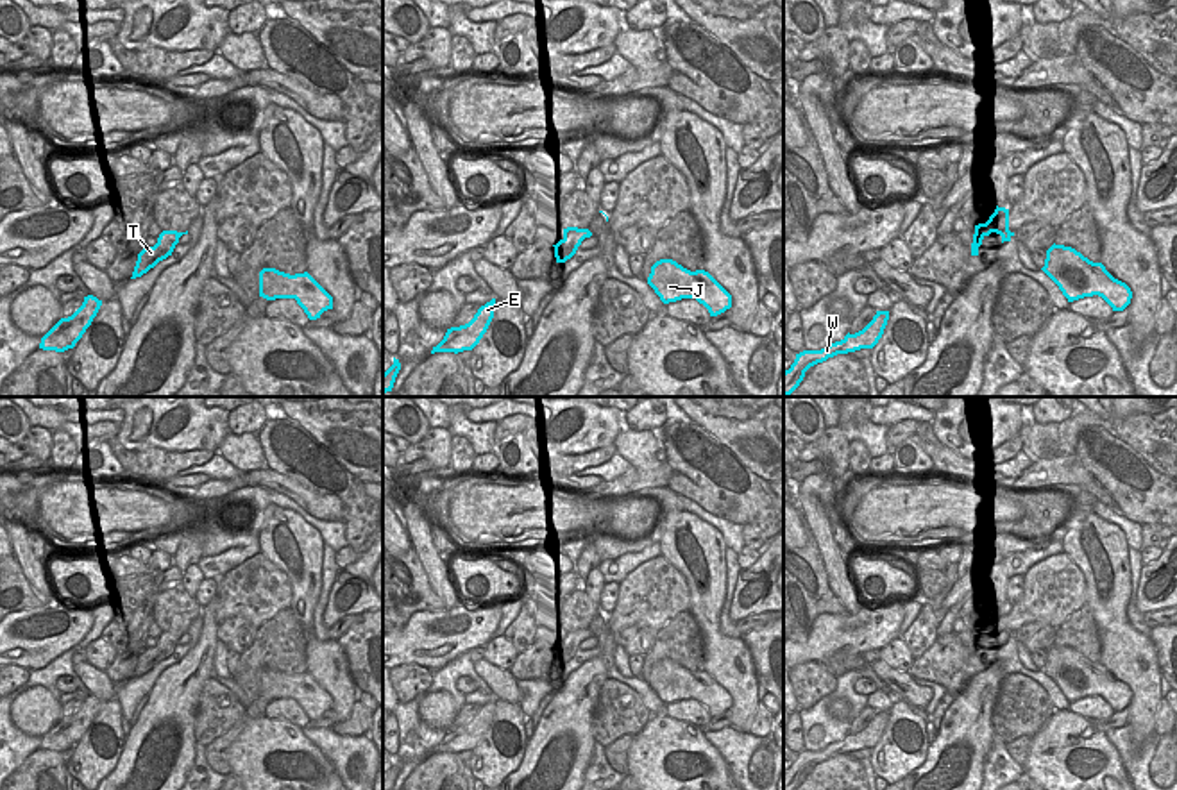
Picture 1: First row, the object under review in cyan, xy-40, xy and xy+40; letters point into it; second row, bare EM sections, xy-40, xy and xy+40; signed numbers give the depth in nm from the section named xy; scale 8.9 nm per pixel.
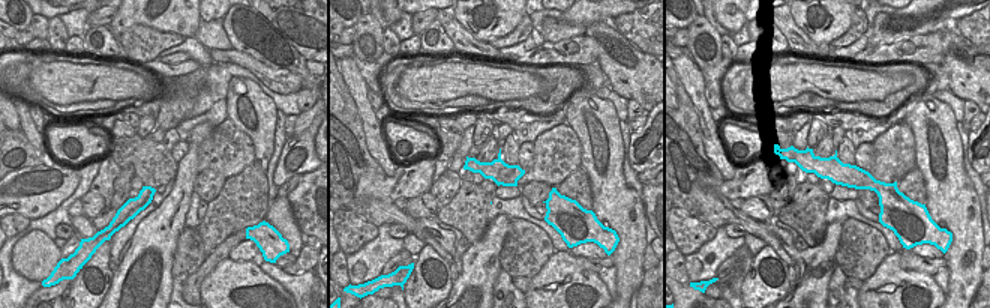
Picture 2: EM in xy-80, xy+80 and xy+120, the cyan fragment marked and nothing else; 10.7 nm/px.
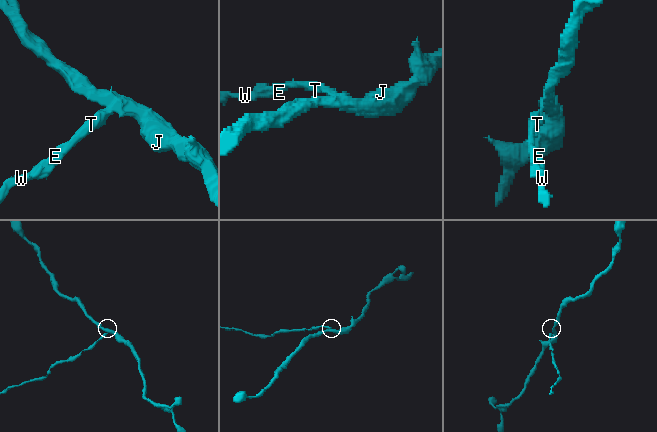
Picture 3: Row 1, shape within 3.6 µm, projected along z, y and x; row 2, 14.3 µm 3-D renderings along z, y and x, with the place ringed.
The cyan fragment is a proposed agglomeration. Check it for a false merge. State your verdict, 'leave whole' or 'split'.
split

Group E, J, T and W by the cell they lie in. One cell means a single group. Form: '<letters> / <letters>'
E T W / J

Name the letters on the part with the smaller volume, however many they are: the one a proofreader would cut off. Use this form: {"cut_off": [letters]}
{"cut_off": ["E", "T", "W"]}

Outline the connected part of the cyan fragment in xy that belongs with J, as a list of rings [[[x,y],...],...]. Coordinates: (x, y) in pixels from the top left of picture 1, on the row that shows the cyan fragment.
[[[660,259],[651,266],[648,284],[664,304],[696,298],[710,316],[732,307],[732,295],[705,270],[690,272],[673,259]]]

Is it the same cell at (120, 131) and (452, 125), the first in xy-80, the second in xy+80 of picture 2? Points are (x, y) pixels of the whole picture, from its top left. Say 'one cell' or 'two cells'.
one cell

